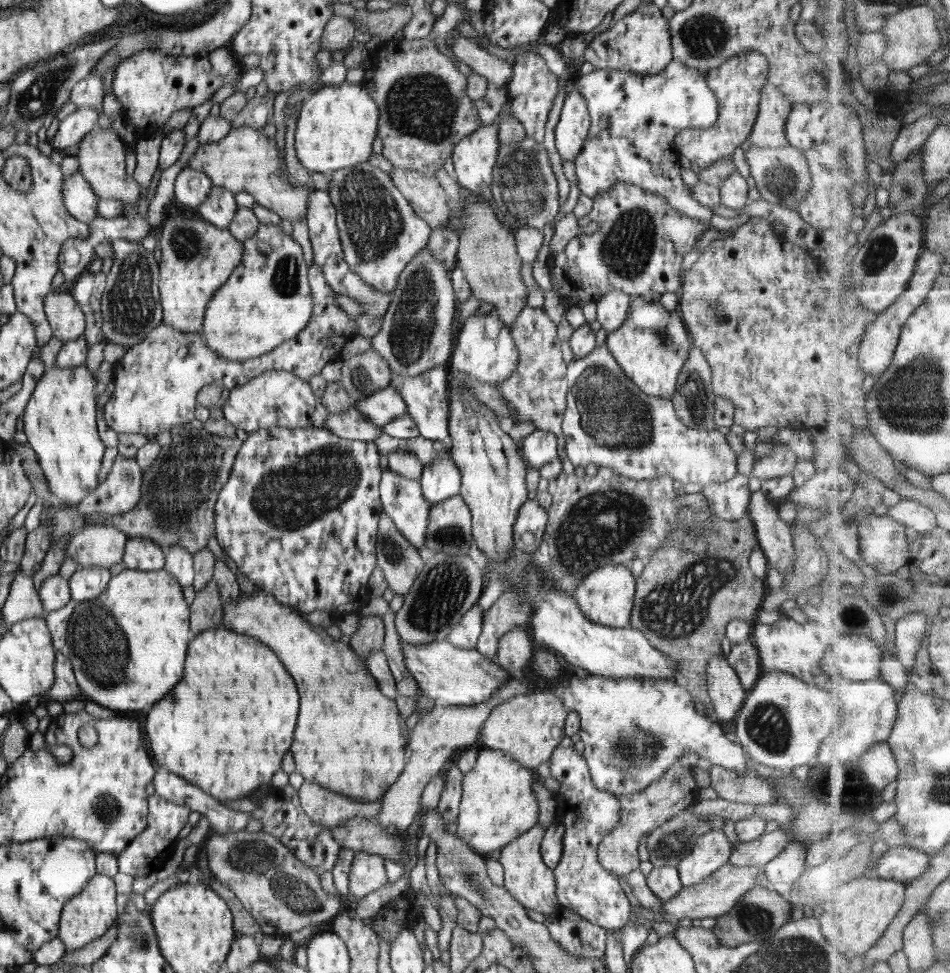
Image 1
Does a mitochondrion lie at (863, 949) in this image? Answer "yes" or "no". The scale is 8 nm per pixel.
no

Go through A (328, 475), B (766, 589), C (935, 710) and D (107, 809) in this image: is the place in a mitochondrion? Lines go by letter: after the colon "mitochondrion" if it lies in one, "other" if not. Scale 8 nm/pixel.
A: mitochondrion
B: other
C: other
D: mitochondrion

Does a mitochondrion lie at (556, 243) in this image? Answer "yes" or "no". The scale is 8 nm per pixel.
no

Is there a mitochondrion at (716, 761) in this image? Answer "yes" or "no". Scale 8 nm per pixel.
no

